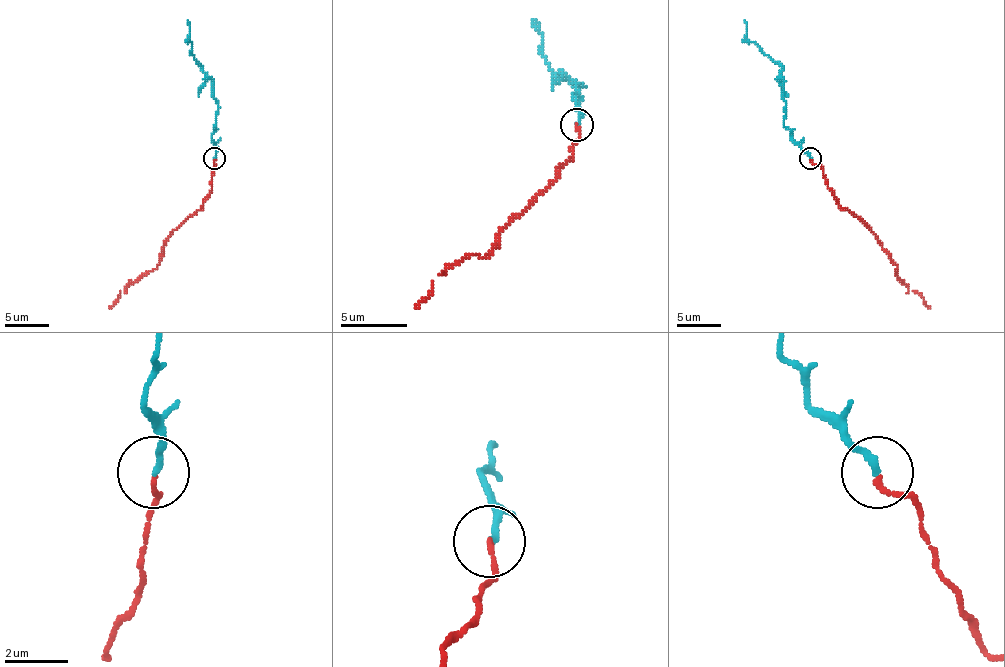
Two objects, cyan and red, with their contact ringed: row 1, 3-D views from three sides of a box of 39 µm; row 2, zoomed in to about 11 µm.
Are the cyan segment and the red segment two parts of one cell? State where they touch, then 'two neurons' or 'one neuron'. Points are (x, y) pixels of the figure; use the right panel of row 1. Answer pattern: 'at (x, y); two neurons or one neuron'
at (810, 158); one neuron

